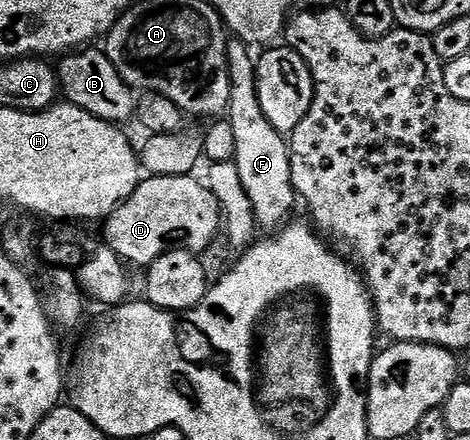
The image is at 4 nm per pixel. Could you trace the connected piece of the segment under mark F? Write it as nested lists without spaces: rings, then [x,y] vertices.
[[[231,37],[228,44],[229,80],[232,81],[232,96],[226,113],[226,120],[232,124],[235,133],[236,156],[234,163],[240,174],[242,186],[252,202],[257,225],[261,228],[279,229],[289,221],[289,214],[296,203],[294,186],[291,185],[291,164],[289,143],[283,133],[267,119],[260,104],[255,57],[251,56],[249,45],[243,40]]]

